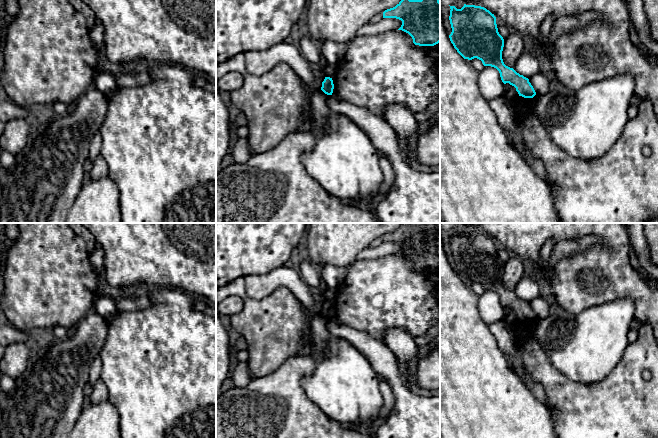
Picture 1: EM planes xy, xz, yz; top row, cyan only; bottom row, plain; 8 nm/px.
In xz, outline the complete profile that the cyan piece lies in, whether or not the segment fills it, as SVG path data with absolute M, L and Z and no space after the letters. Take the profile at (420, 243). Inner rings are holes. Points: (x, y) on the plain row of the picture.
M402 223L395 231L383 236L383 242L396 242L402 245L398 254L408 257L415 269L434 270L440 266L440 225L439 223Z

